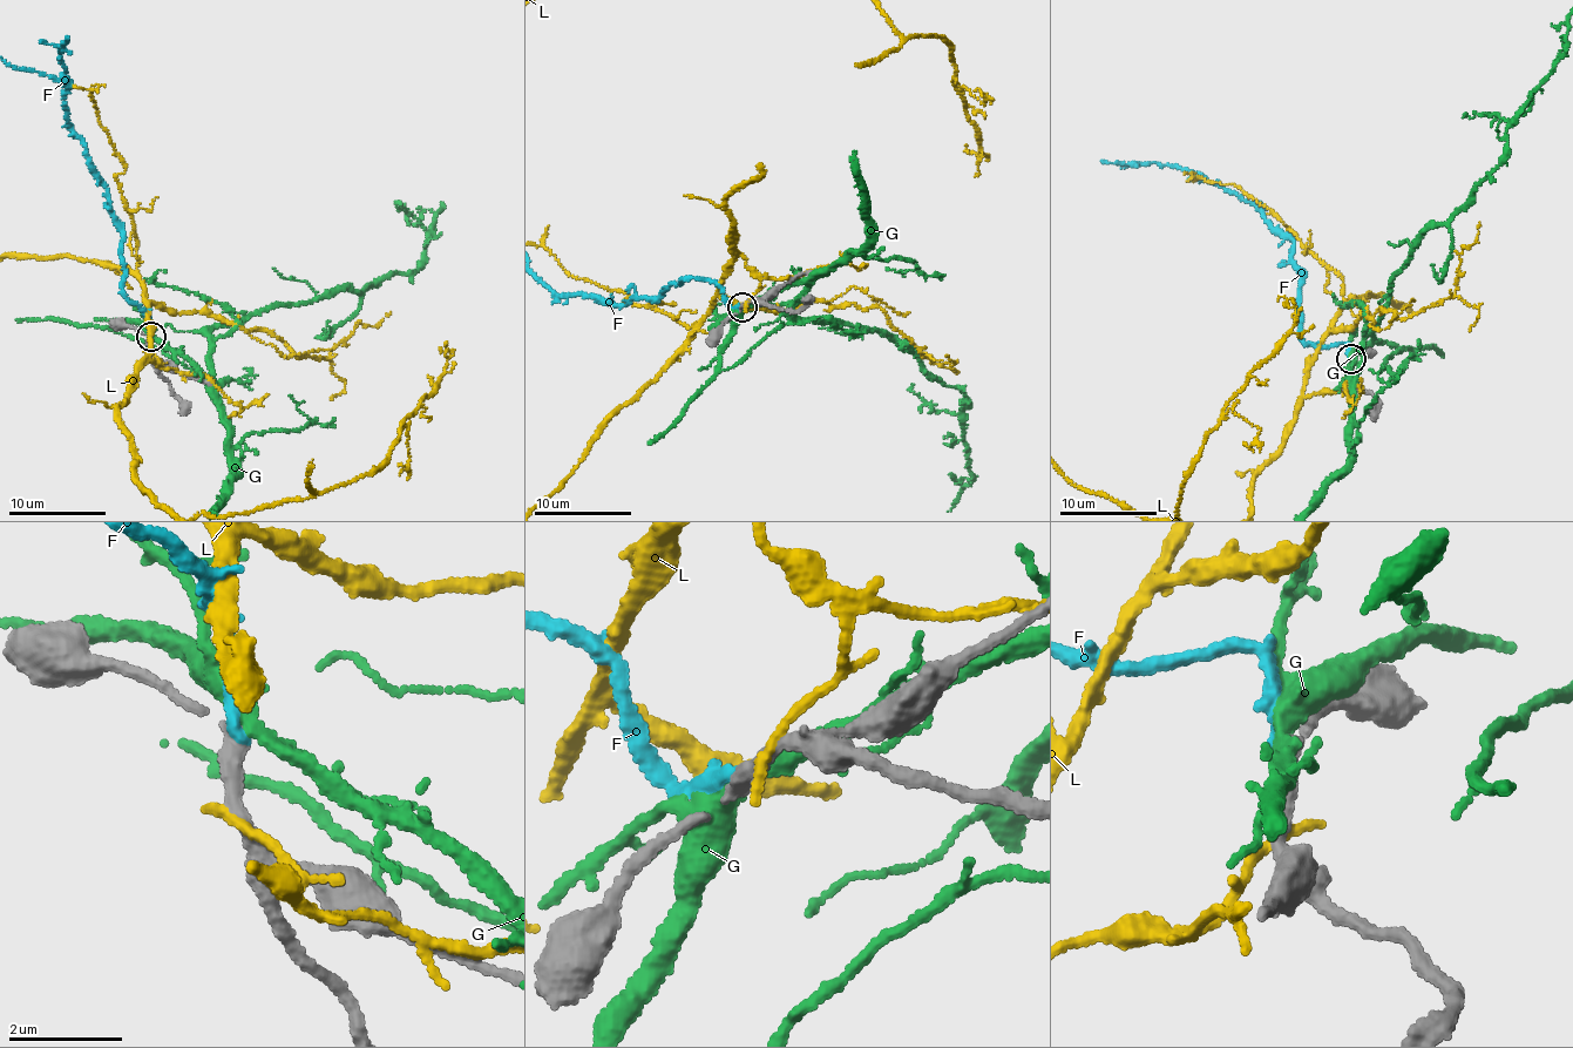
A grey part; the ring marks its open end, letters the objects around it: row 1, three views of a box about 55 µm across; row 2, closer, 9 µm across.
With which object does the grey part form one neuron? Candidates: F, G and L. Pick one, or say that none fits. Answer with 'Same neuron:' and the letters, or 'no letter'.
Same neuron: no letter

